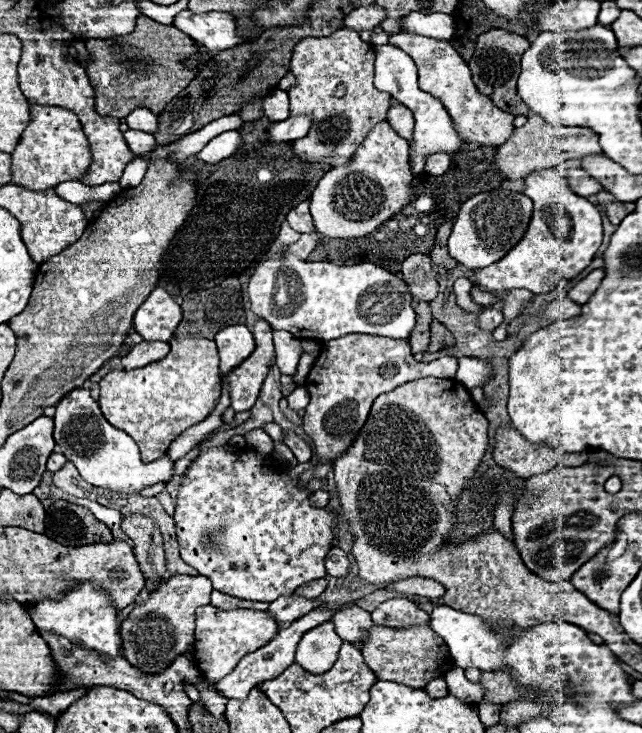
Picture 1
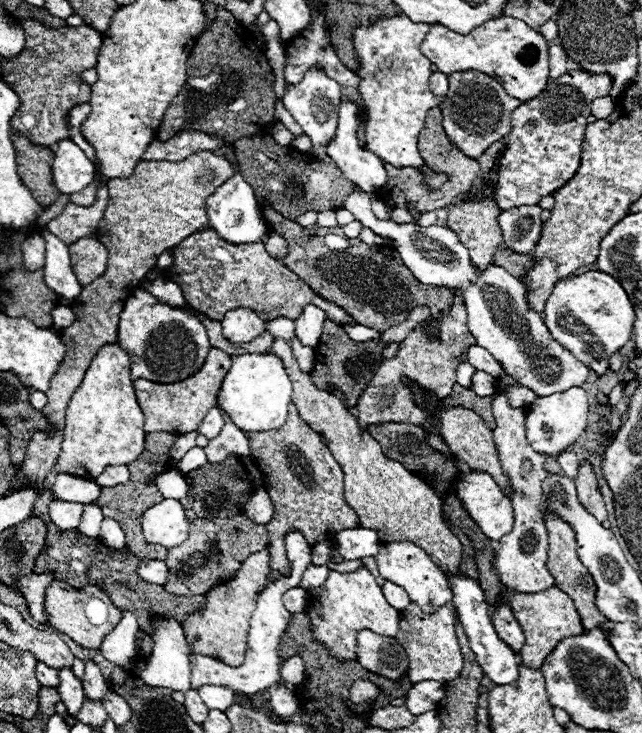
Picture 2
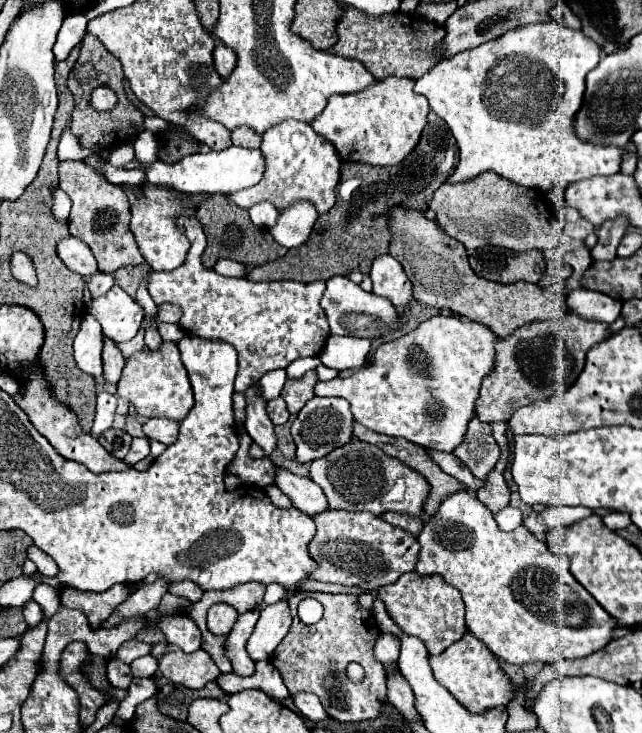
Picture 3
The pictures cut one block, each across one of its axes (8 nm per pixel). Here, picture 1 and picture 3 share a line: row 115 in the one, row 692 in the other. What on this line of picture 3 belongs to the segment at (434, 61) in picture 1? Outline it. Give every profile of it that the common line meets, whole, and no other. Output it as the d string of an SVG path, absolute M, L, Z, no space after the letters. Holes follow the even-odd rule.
M466 632L458 642L448 646L448 650L444 650L442 654L430 656L430 666L432 666L434 678L454 698L458 698L458 702L464 704L464 708L470 710L472 714L492 710L494 706L506 706L510 696L512 696L512 690L508 688L510 682L502 674L494 654L474 634Z

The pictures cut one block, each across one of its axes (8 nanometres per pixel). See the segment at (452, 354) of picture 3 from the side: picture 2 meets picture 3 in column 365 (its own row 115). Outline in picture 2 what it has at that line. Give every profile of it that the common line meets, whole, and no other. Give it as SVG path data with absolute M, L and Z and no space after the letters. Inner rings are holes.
M402 14L394 18L380 18L374 26L362 26L354 32L354 46L362 60L362 68L356 72L362 76L358 90L366 112L366 148L382 162L390 162L396 168L424 166L418 152L418 134L424 128L426 112L440 106L440 98L436 98L428 88L432 62L428 62L420 52L420 44L426 34L428 24L414 24Z

